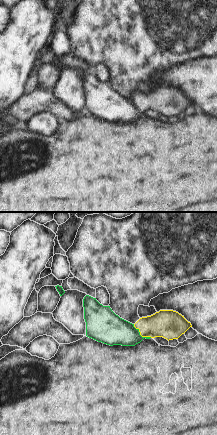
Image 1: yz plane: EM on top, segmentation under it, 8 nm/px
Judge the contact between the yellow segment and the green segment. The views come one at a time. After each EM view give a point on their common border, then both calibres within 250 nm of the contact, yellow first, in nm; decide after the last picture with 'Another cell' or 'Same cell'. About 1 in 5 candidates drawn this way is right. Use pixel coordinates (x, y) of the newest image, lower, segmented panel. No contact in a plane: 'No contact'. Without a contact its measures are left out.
Touches yellow at (141, 335). Thickness 240 nm (yellow) against 240 nm

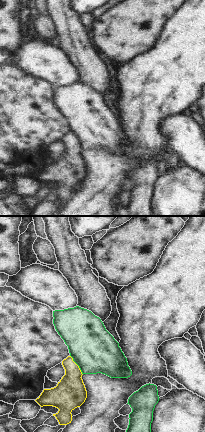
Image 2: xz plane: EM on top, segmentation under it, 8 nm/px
Touches yellow at (77, 365). Thickness 260 nm (yellow) against 360 nm

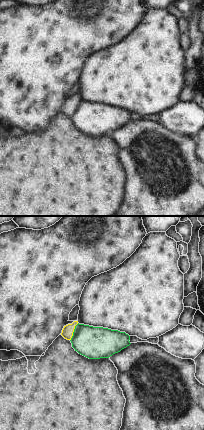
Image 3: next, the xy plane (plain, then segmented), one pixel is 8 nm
Touches yellow at (73, 331). Thickness 90 nm (yellow) against 260 nm

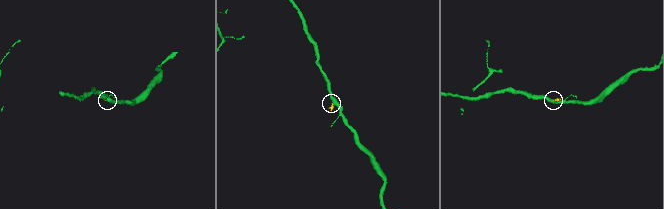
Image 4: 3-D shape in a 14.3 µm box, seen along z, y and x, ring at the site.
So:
Another cell

